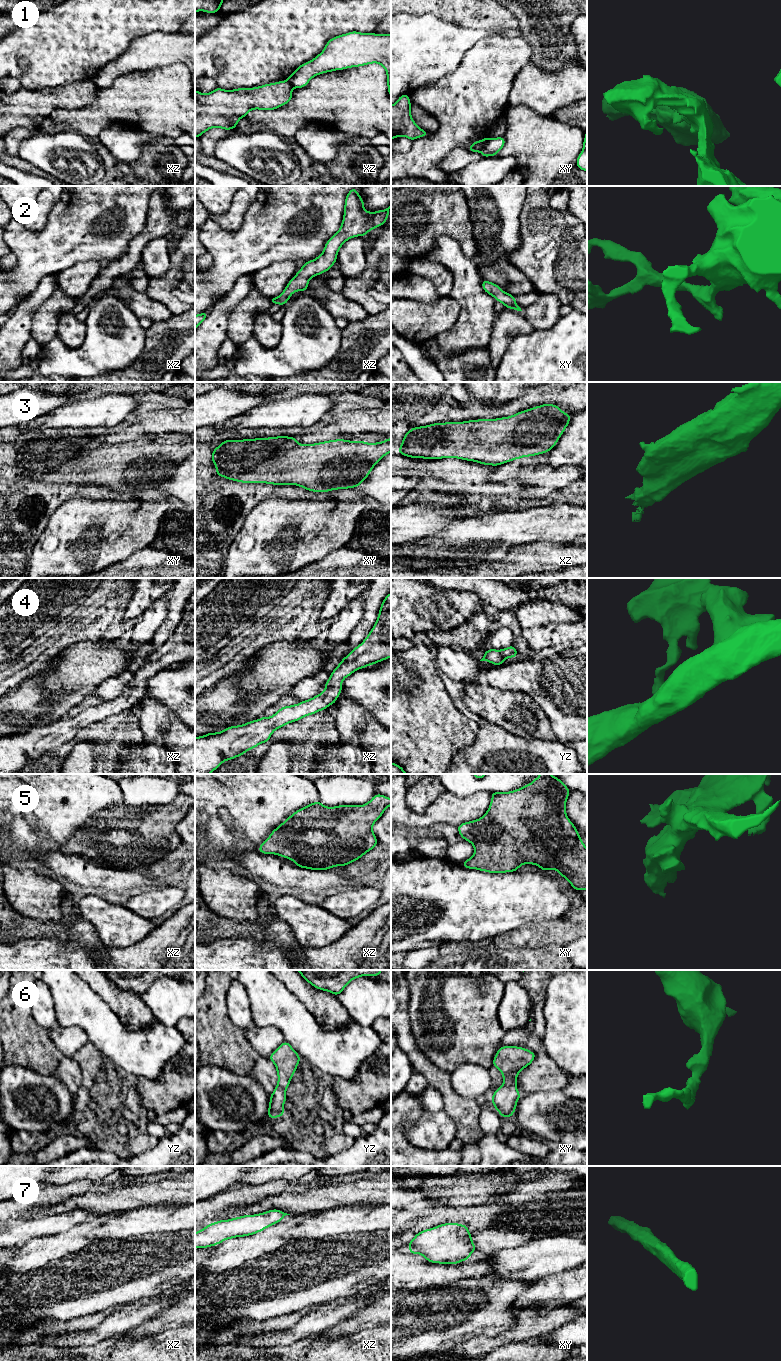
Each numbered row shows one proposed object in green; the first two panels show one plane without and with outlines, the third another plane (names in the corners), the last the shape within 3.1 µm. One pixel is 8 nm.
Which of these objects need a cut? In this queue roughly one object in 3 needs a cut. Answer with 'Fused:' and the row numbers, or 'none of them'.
Fused: 1

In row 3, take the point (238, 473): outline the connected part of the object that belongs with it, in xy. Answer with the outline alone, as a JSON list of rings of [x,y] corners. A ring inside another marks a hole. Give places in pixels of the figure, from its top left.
[[[277,436],[268,438],[255,438],[255,439],[243,439],[243,440],[225,440],[220,445],[213,449],[211,460],[216,467],[216,475],[226,478],[227,480],[234,480],[241,483],[266,483],[273,485],[296,485],[305,488],[312,492],[328,492],[338,489],[348,489],[358,487],[370,474],[374,466],[389,452],[391,452],[391,437],[387,440],[368,443],[364,441],[350,441],[344,439],[329,440],[314,444],[299,444],[296,437]]]

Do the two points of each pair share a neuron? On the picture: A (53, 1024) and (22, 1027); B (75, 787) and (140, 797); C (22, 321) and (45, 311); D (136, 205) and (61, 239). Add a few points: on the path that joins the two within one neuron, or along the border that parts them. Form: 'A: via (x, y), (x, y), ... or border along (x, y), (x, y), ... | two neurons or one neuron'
A: border along (31, 1011), (33, 1019), (47, 1031), (54, 1044) | two neurons
B: border along (118, 784), (124, 800) | two neurons
C: border along (47, 299), (37, 308), (32, 317), (30, 337) | two neurons
D: via (117, 212), (113, 216), (96, 216), (80, 227) | one neuron

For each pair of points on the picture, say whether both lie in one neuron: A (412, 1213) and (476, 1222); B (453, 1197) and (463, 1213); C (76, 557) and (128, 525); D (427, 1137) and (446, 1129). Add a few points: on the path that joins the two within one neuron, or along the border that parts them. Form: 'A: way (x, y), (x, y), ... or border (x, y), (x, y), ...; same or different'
A: way (428, 1214), (460, 1214); same
B: border (482, 1203), (439, 1206); different
C: way (89, 544), (100, 533), (115, 529); same
D: way (432, 1132), (441, 1130); same

